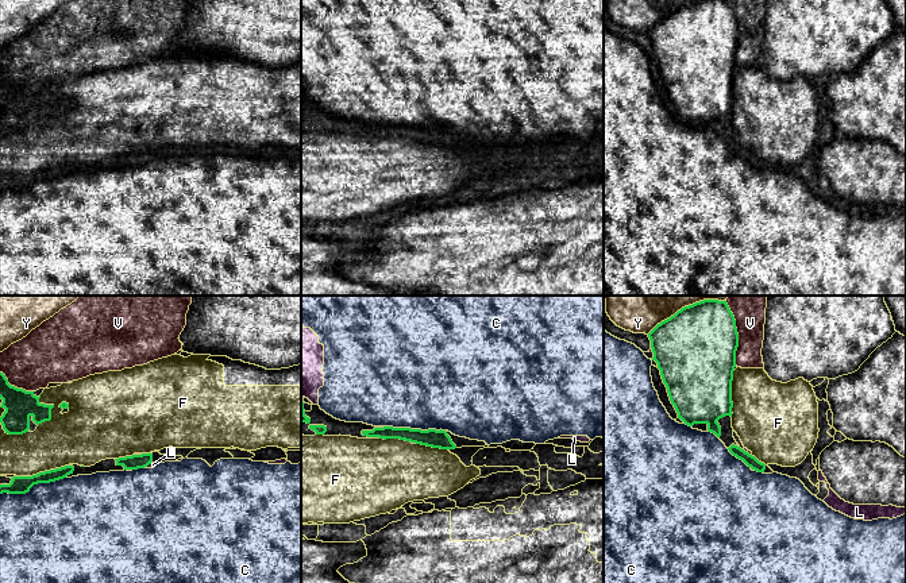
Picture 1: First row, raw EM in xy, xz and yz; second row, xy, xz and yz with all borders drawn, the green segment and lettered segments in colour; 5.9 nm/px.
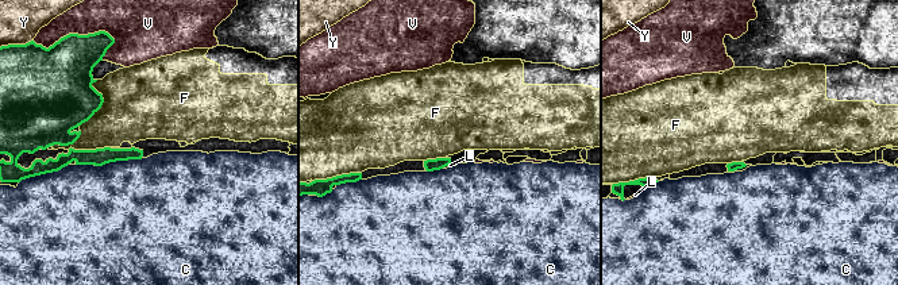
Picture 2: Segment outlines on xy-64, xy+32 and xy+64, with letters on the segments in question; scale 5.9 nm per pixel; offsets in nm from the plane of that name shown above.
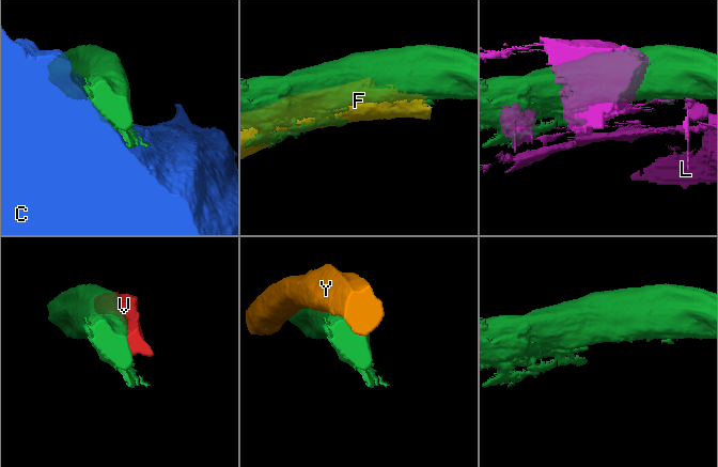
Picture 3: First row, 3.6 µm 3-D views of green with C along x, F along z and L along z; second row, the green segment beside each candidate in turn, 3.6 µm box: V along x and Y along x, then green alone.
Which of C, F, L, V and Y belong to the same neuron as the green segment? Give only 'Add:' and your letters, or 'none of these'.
Add: none of these

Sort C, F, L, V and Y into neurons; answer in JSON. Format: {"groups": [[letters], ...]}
{"groups": [["C", "L"], ["F"], ["V"], ["Y"]]}

